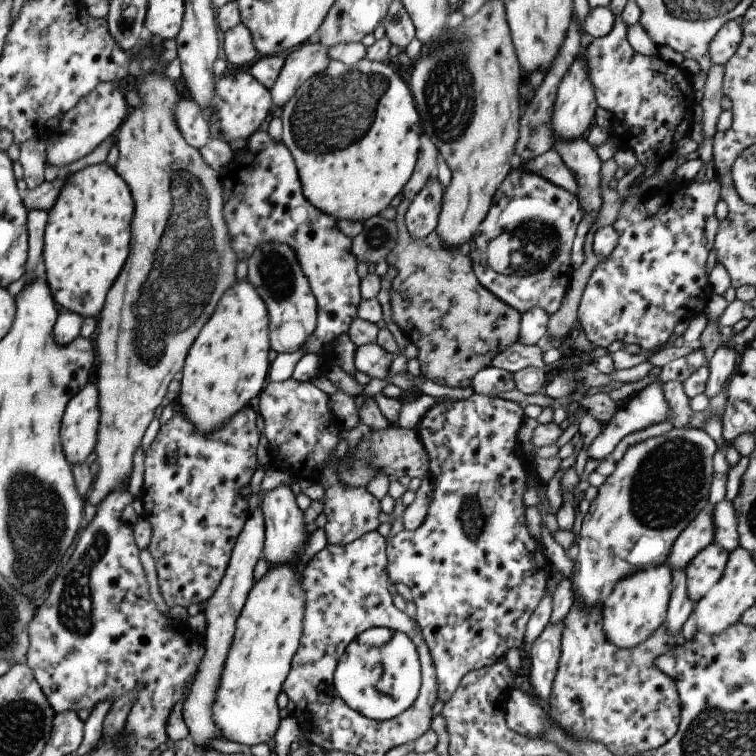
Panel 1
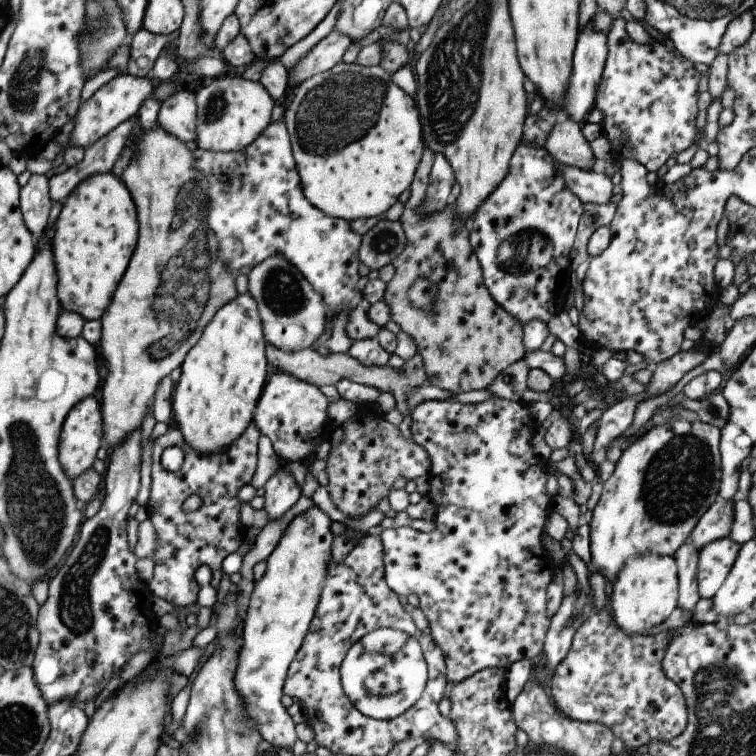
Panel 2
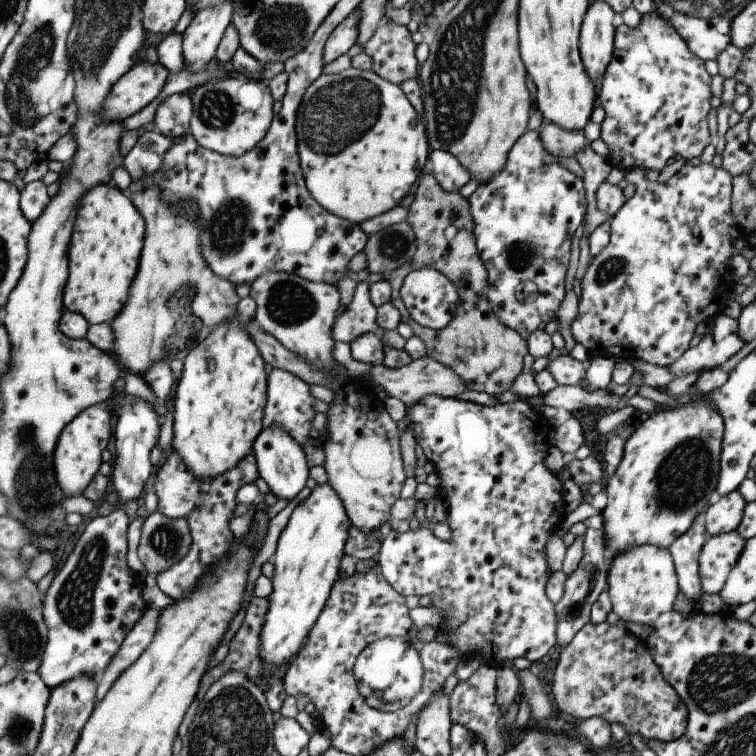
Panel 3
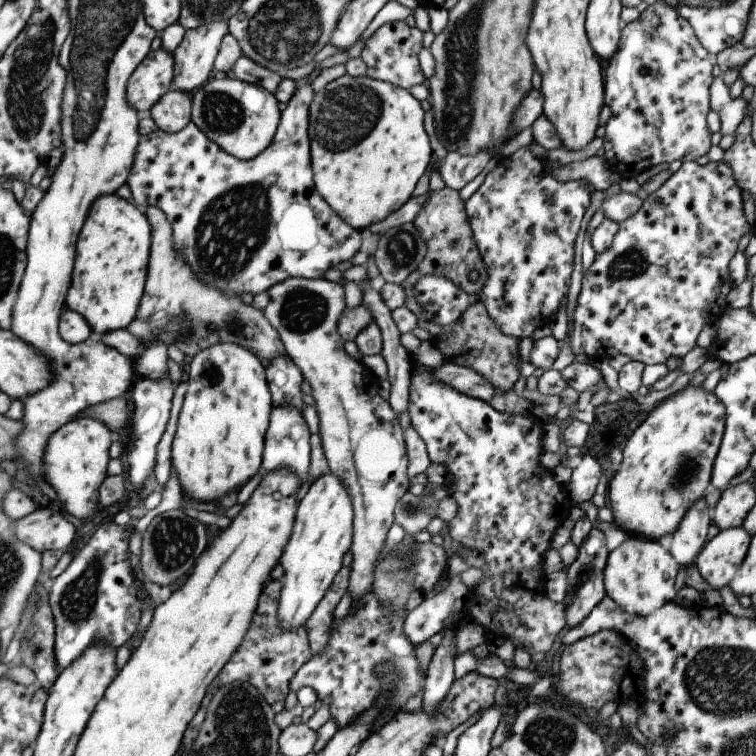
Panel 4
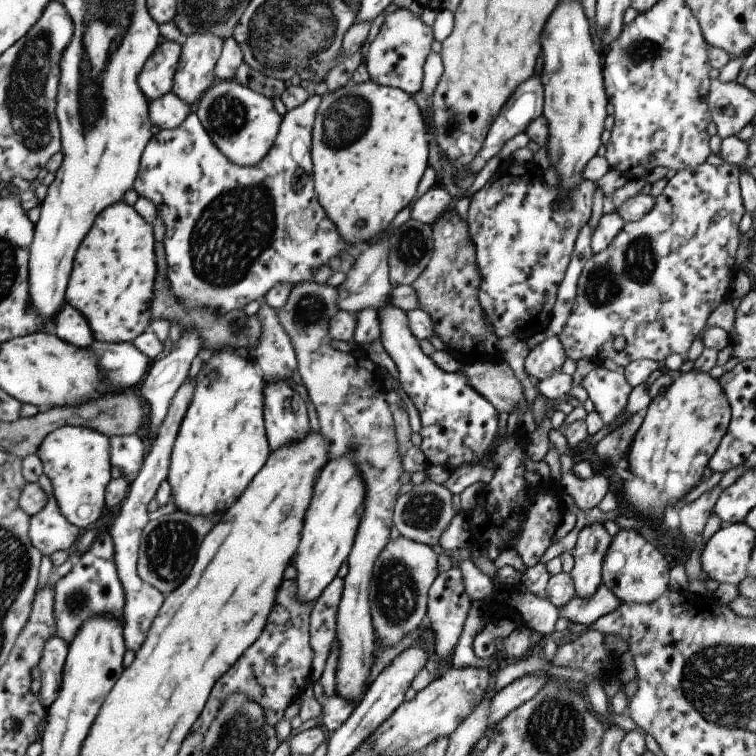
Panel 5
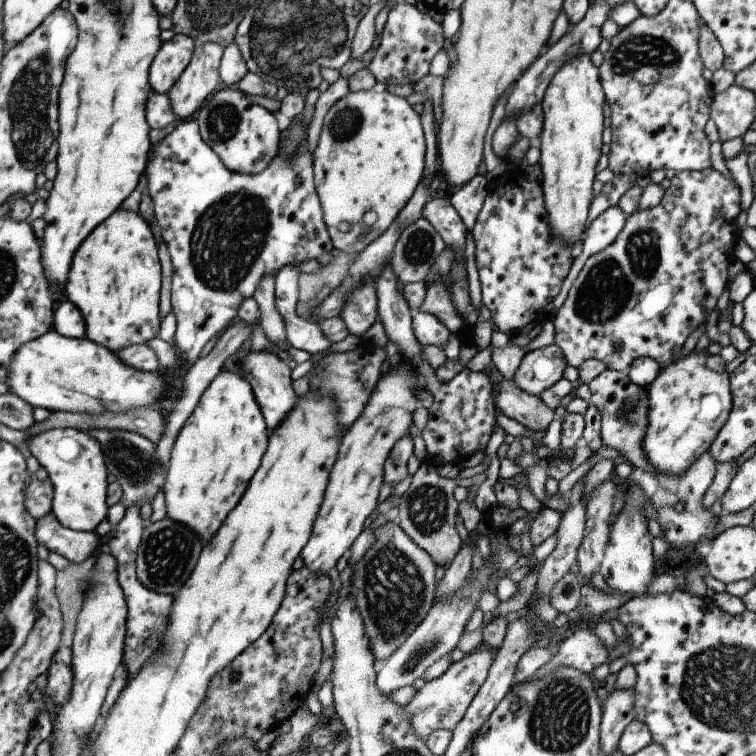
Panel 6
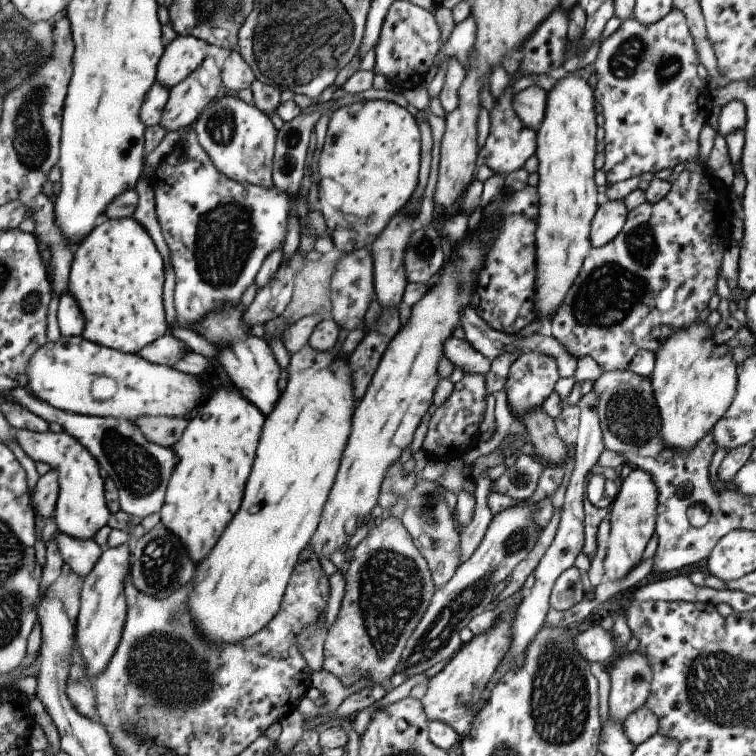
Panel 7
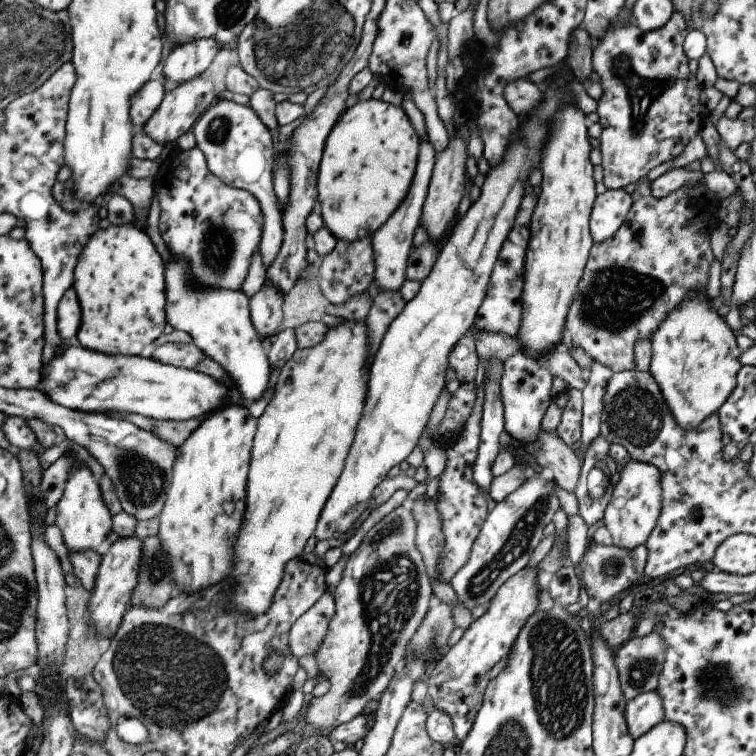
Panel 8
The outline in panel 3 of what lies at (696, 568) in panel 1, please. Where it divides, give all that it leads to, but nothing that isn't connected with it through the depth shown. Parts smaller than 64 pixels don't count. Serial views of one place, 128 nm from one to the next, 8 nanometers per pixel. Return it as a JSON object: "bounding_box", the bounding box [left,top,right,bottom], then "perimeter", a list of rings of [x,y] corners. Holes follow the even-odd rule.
{"bounding_box":[698,530,744,594],"perimeter":[[[732,530],[713,535],[703,543],[698,556],[698,575],[703,594],[718,594],[728,572],[737,562],[744,542],[744,538]]]}

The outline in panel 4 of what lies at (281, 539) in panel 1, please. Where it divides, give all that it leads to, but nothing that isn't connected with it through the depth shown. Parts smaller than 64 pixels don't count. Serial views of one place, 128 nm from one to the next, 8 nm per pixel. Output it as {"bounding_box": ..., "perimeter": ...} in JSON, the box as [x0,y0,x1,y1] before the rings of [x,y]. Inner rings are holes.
{"bounding_box":[260,403,310,483],"perimeter":[[[287,403],[271,404],[260,468],[263,468],[266,473],[287,469],[293,471],[302,480],[302,483],[305,482],[310,465],[309,435],[307,425],[303,421],[303,415],[293,405]]]}

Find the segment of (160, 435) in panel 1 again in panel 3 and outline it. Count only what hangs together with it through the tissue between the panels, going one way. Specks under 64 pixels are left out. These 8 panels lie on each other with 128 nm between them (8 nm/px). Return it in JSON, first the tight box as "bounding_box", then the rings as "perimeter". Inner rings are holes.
{"bounding_box":[148,451,257,600],"perimeter":[[[174,451],[167,459],[162,458],[151,476],[148,489],[157,497],[157,511],[169,518],[185,518],[192,538],[190,551],[185,558],[155,576],[156,584],[165,596],[179,600],[181,596],[189,594],[195,588],[195,580],[199,576],[204,575],[209,567],[226,559],[228,548],[234,540],[228,524],[233,518],[233,508],[237,503],[235,492],[241,486],[253,483],[257,477],[256,460],[252,452],[245,455],[232,469],[211,480],[195,478],[184,468]]]}

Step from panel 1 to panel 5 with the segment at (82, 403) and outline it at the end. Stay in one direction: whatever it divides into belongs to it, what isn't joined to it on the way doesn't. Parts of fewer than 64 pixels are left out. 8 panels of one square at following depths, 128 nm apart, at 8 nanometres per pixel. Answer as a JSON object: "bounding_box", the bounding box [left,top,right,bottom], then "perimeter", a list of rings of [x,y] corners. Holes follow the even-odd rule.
{"bounding_box":[37,425,111,532],"perimeter":[[[71,425],[52,430],[41,439],[38,446],[37,455],[42,464],[42,472],[50,480],[59,512],[81,532],[103,515],[104,490],[111,480],[108,446],[105,435]]]}

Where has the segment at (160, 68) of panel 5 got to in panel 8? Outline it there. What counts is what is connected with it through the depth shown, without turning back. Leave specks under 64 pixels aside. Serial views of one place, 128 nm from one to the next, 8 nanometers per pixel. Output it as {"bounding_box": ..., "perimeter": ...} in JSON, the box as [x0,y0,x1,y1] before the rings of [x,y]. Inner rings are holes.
{"bounding_box":[162,38,219,83],"perimeter":[[[200,38],[175,45],[167,54],[162,73],[167,80],[184,83],[199,77],[219,50],[214,38]]]}

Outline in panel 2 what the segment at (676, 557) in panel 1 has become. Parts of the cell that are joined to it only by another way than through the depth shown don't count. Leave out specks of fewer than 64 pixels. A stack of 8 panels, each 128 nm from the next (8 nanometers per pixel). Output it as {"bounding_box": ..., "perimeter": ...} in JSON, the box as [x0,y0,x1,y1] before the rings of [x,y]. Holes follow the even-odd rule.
{"bounding_box":[689,496,735,550],"perimeter":[[[717,496],[713,504],[699,517],[689,536],[689,541],[697,550],[708,542],[728,536],[733,522],[734,502],[735,498],[723,500]]]}

